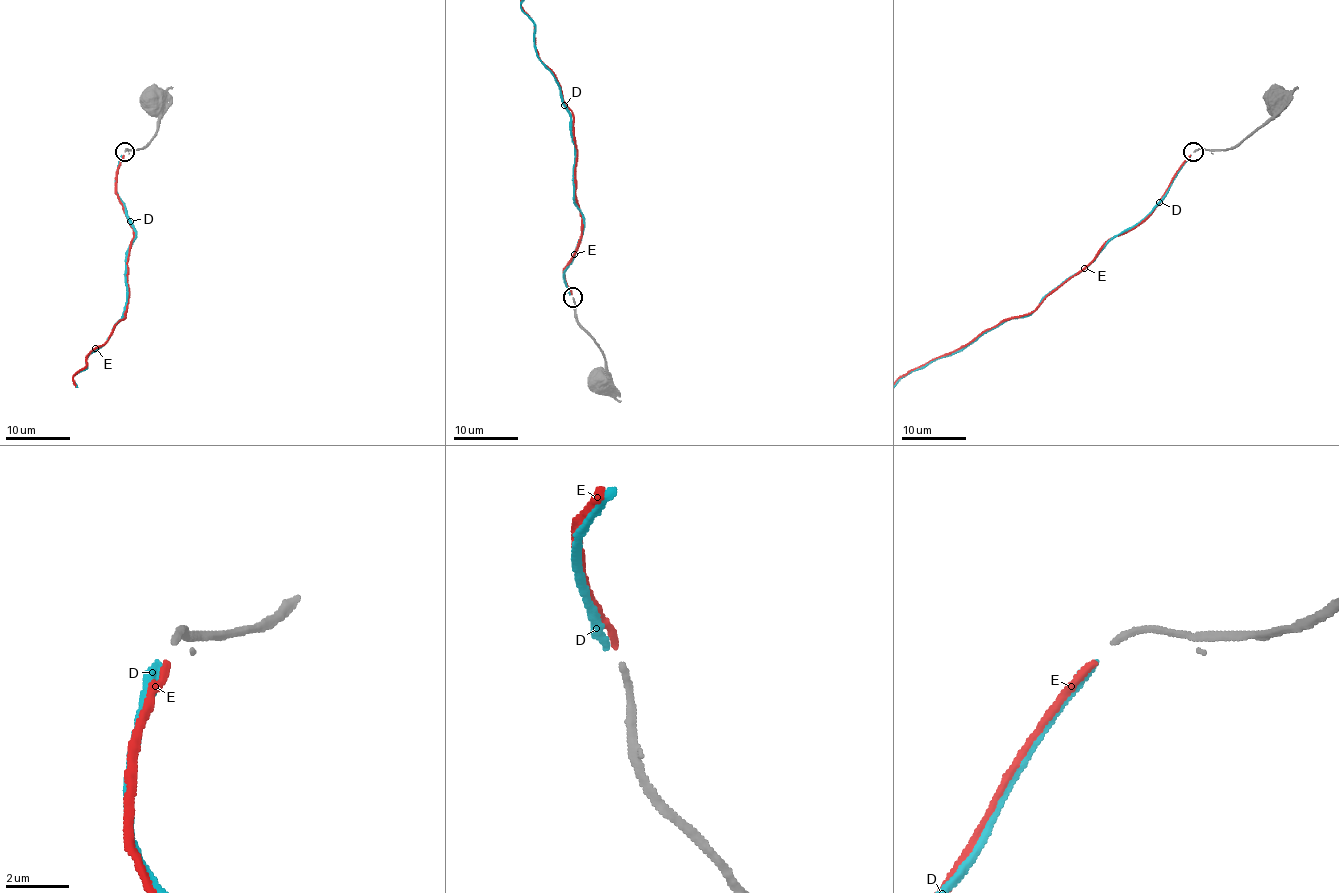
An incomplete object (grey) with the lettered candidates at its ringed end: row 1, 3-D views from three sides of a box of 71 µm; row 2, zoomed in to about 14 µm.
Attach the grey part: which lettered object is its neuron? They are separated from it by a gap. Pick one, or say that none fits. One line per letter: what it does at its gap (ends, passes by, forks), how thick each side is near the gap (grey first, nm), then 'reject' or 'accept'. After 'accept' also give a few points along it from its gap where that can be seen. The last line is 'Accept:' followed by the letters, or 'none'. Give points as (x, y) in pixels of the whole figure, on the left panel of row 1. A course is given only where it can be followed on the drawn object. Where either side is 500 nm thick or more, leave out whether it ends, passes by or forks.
D: it ends; calibres 200 and 280 nm; reject
E: it ends; calibres 200 and 220 nm; accept
Accept: E

